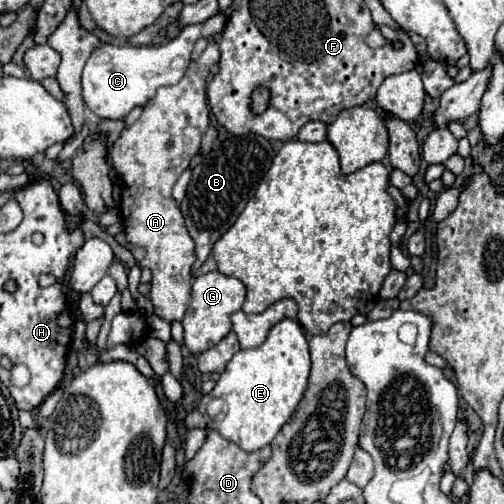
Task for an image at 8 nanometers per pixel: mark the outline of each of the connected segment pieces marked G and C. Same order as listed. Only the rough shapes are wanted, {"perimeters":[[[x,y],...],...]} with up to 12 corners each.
{"perimeters":[[[218,270],[196,276],[182,320],[192,354],[232,328],[246,288]],[[226,16],[186,26],[160,46],[96,48],[84,104],[104,120],[144,108],[180,82],[198,38]]]}

